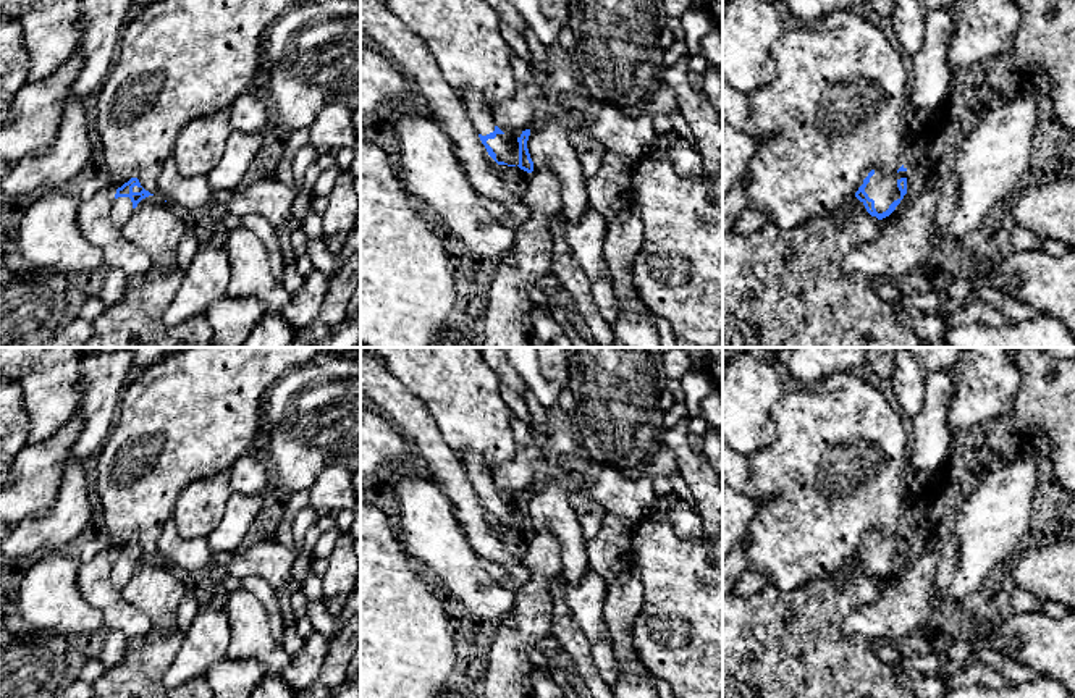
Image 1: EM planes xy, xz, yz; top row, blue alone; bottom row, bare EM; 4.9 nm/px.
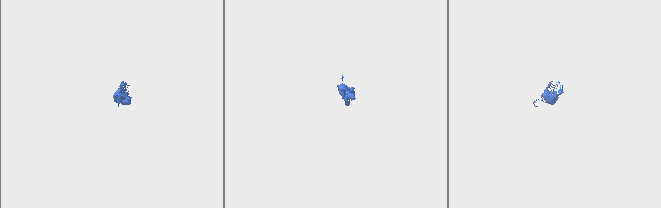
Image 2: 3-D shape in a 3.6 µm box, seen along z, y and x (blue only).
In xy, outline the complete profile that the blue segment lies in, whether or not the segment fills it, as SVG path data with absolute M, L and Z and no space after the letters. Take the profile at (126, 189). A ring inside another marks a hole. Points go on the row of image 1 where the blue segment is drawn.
M131 178L128 183L116 189L115 202L110 212L112 221L118 228L123 228L129 221L137 204L149 196L154 194L145 191L137 178Z

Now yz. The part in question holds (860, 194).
M907 168L897 171L871 170L855 192L862 208L871 217L889 217L907 194Z

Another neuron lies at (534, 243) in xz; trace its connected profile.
M548 166L533 170L521 200L530 215L525 220L506 220L516 239L511 252L496 263L488 291L482 347L527 347L529 313L548 304L535 281L551 271L553 221L563 210L554 173Z

